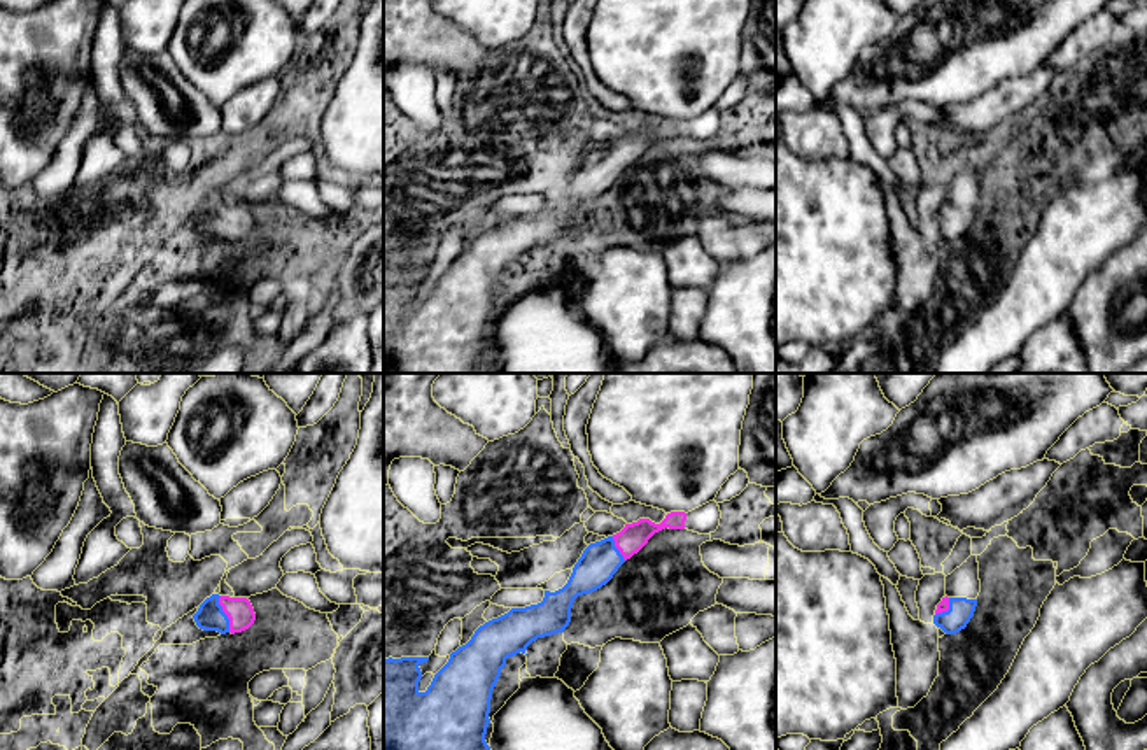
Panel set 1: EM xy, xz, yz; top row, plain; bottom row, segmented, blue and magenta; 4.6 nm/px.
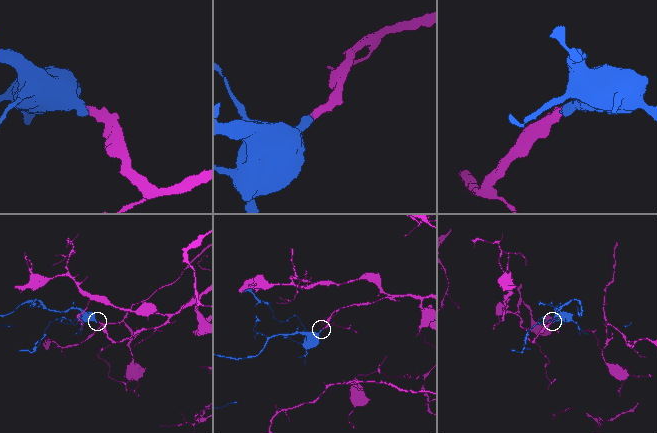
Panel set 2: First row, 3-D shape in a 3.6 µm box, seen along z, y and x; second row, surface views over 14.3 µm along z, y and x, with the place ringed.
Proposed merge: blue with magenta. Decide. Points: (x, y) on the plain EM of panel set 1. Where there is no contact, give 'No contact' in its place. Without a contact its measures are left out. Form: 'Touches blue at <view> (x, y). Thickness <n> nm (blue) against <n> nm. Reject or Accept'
Touches blue at xy (225, 221). Thickness 130 nm (blue) against 120 nm. Accept

